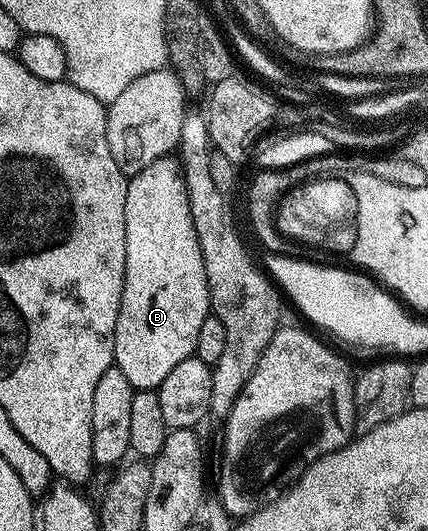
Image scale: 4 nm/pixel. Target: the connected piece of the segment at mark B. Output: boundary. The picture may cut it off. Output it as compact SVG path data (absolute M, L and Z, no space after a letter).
M165 157L154 160L147 168L144 168L142 172L133 176L127 182L124 217L126 218L126 276L124 277L122 300L120 301L120 313L116 317L116 329L114 330L114 366L120 369L120 373L124 373L124 377L128 377L128 381L135 389L153 391L162 384L164 377L168 377L168 373L172 373L172 369L176 369L176 365L180 365L180 361L189 359L194 355L200 325L204 325L206 318L212 314L210 310L210 290L204 269L204 257L200 253L200 241L196 237L196 229L192 223L192 209L186 192L186 182L177 158Z

